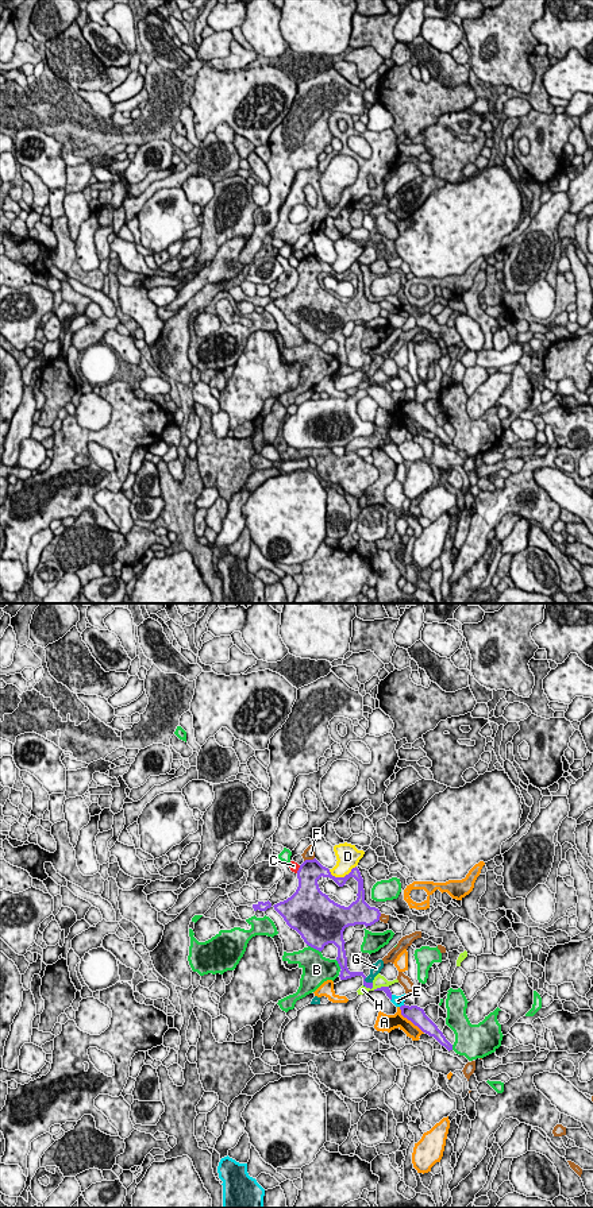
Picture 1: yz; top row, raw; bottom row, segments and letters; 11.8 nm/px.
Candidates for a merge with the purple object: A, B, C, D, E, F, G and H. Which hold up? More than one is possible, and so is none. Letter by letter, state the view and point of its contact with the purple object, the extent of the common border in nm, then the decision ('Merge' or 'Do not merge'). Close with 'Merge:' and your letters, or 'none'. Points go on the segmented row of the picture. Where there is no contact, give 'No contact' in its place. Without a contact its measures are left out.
A: Touches purple at yz (409, 1019). Shared border 440 nm. Do not merge
B: Touches purple at yz (314, 948). Shared border 200 nm. Do not merge
C: Touches purple at yz (299, 869). Shared border 110 nm. Do not merge
D: Touches purple at yz (342, 877). Shared border 340 nm. Do not merge
E: Touches purple at yz (401, 1006). Shared border 70 nm. Do not merge
F: Touches purple at yz (308, 860). Shared border 140 nm. Do not merge
G: Touches purple at yz (368, 983). Shared border 120 nm. Do not merge
H: Touches purple at yz (377, 988). Shared border 280 nm. Do not merge
Merge: none

